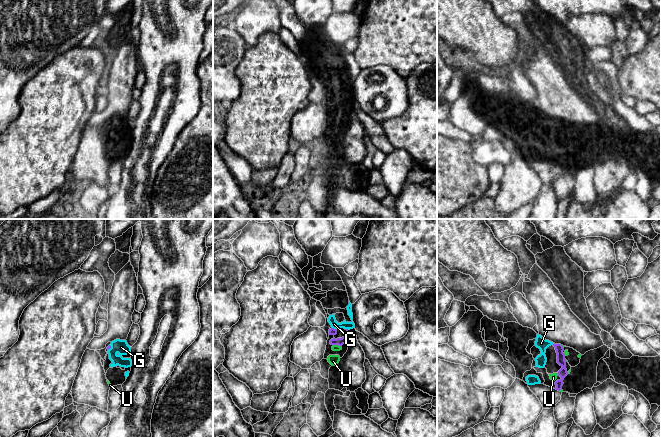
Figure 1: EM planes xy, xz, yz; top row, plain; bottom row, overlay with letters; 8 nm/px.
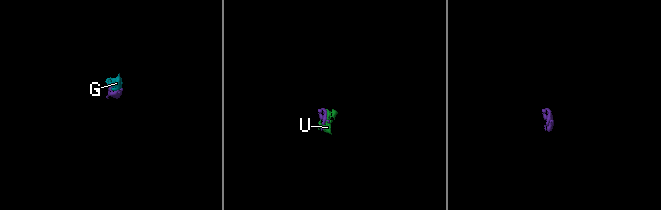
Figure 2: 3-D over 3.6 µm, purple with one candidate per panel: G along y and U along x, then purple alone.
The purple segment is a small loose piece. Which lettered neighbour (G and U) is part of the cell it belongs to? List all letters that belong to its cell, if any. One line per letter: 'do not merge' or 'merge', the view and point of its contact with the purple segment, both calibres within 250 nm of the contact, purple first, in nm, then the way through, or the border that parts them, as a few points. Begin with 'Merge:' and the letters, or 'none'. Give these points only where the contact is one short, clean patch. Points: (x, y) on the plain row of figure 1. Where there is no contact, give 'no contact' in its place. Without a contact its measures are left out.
Merge: G, U
G: merge; meets purple in xy at (110, 123); 20 nm thick on the purple side, 120 nm on the other
U: merge; meets purple in xz at (337, 120); 60 nm thick on the purple side, 50 nm on the other

